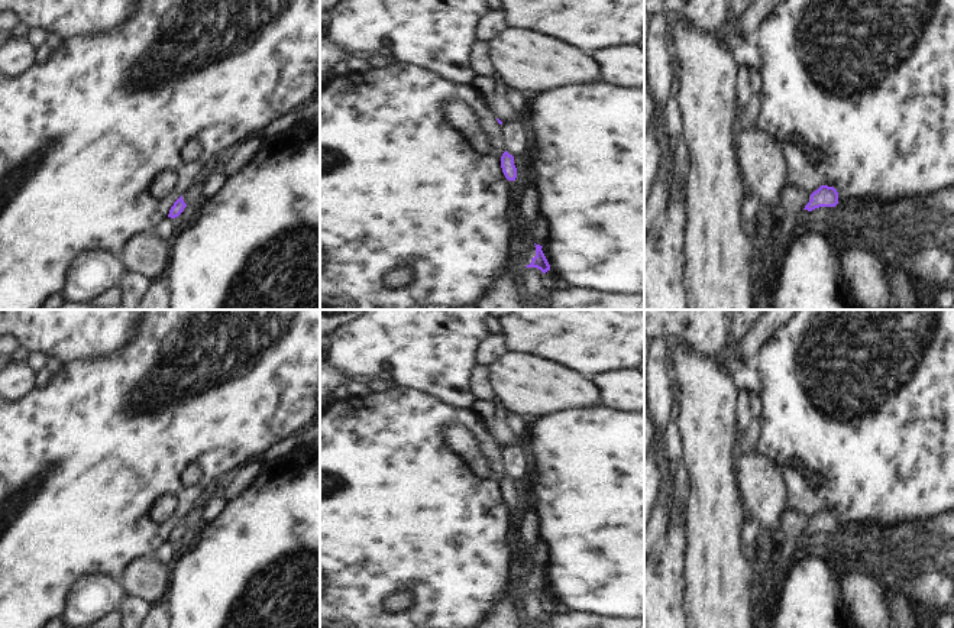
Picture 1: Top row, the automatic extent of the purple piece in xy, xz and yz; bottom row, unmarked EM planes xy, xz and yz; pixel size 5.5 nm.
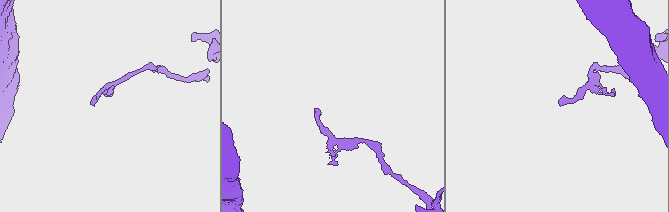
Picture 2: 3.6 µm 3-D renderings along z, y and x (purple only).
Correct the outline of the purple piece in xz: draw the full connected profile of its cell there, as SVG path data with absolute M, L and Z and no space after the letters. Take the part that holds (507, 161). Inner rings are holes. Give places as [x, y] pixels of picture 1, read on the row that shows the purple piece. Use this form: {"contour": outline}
{"contour": "M507 150L501 156L501 168L508 181L515 181L517 168L514 165L514 156L510 155Z"}

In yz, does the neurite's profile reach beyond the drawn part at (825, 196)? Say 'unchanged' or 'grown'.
unchanged

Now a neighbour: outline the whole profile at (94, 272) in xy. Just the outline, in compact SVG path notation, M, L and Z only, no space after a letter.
M91 249L78 256L68 271L65 298L91 301L113 287L120 287L129 269L122 255L109 249Z

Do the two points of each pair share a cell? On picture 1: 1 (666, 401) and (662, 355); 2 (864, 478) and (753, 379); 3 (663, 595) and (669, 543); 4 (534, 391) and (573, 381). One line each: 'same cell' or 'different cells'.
1: same cell
2: different cells
3: same cell
4: same cell

